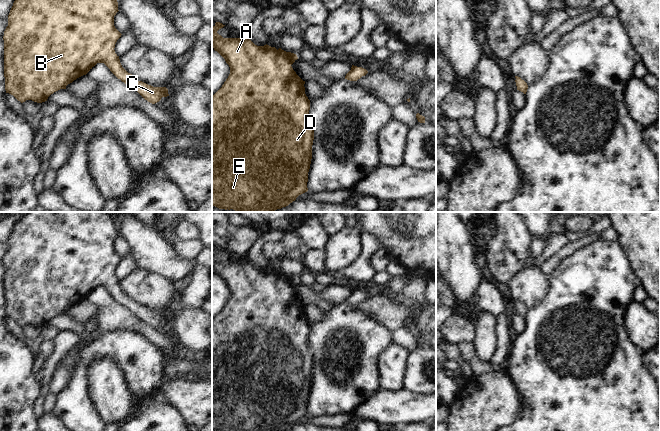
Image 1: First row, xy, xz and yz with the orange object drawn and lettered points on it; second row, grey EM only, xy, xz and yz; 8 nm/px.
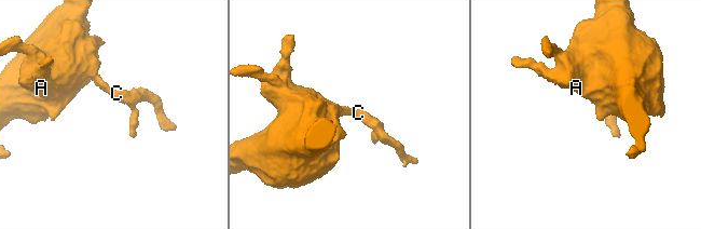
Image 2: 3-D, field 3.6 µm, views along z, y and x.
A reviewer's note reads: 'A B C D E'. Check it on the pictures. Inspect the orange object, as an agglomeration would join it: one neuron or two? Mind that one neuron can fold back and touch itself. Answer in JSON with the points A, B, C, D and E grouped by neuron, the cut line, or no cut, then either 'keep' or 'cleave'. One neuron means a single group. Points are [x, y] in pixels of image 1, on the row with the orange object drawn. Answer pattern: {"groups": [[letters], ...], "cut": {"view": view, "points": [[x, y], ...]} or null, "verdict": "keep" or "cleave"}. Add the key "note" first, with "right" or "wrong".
{"note": "right", "groups": [["A", "B", "C", "D", "E"]], "cut": null, "verdict": "keep"}

